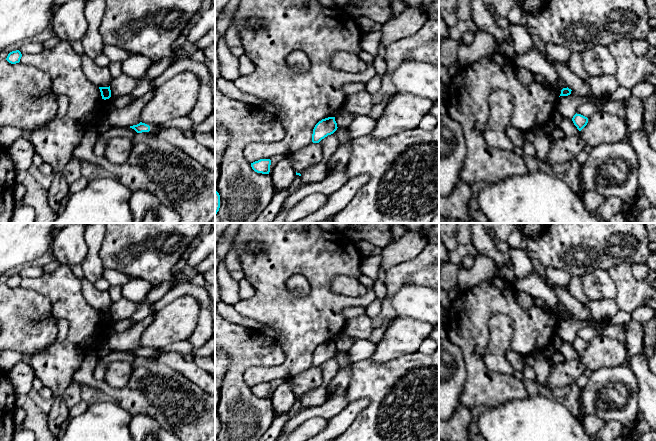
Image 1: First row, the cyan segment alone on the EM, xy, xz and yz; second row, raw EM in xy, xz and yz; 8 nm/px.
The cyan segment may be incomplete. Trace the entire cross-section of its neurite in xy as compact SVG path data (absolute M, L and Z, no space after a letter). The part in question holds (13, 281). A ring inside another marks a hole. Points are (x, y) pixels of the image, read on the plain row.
M19 274L12 275L8 278L6 284L11 288L16 288L20 286L22 278Z

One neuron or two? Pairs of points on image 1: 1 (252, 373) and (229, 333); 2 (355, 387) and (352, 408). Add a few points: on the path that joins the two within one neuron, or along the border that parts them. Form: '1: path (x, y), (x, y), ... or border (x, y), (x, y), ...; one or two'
1: border (272, 366), (248, 367), (244, 373), (245, 383); two
2: border (367, 398), (367, 405), (351, 423); two

